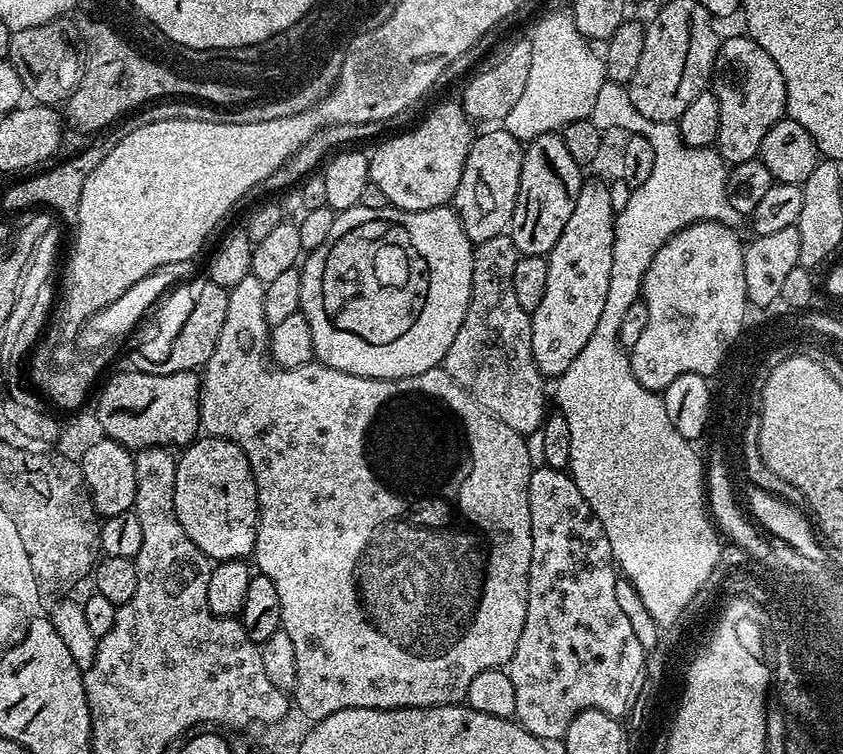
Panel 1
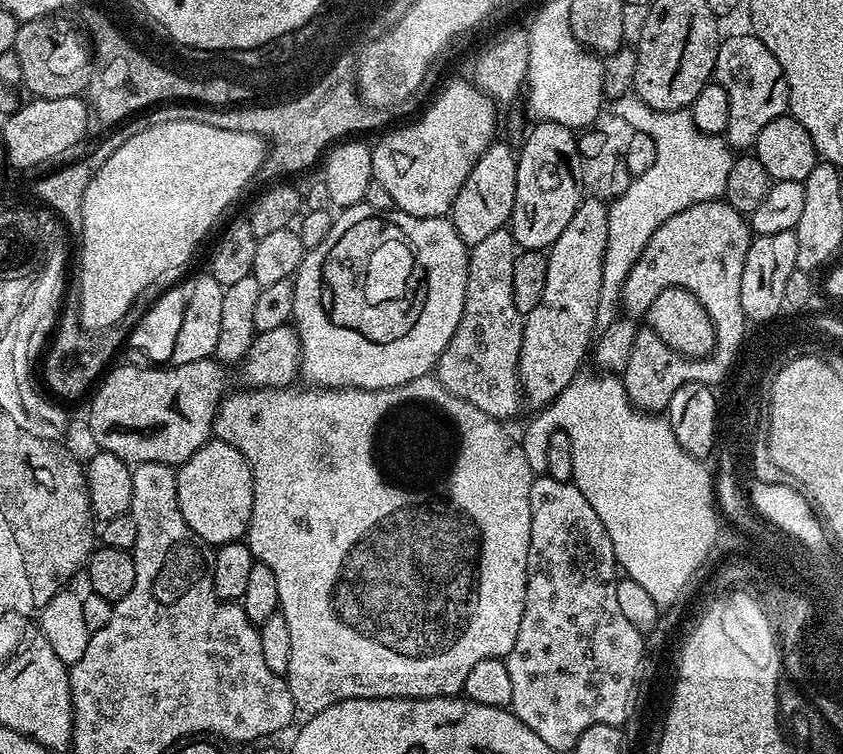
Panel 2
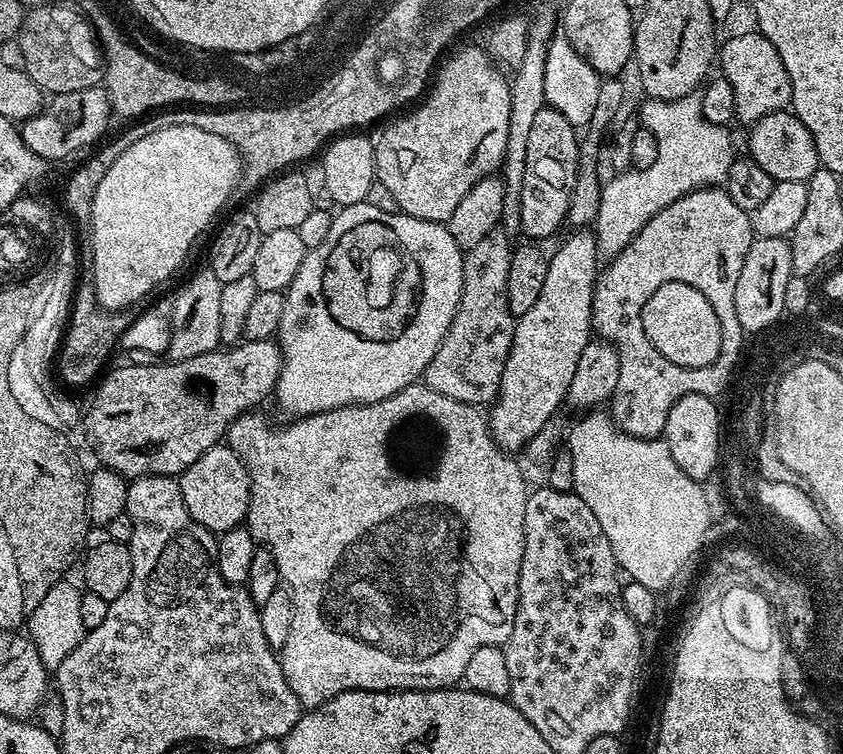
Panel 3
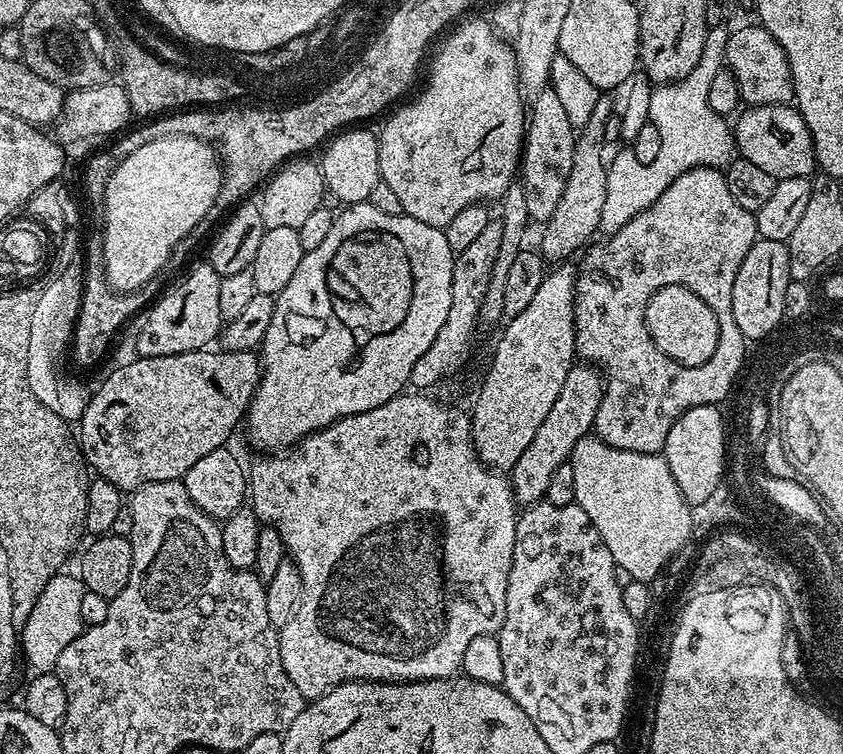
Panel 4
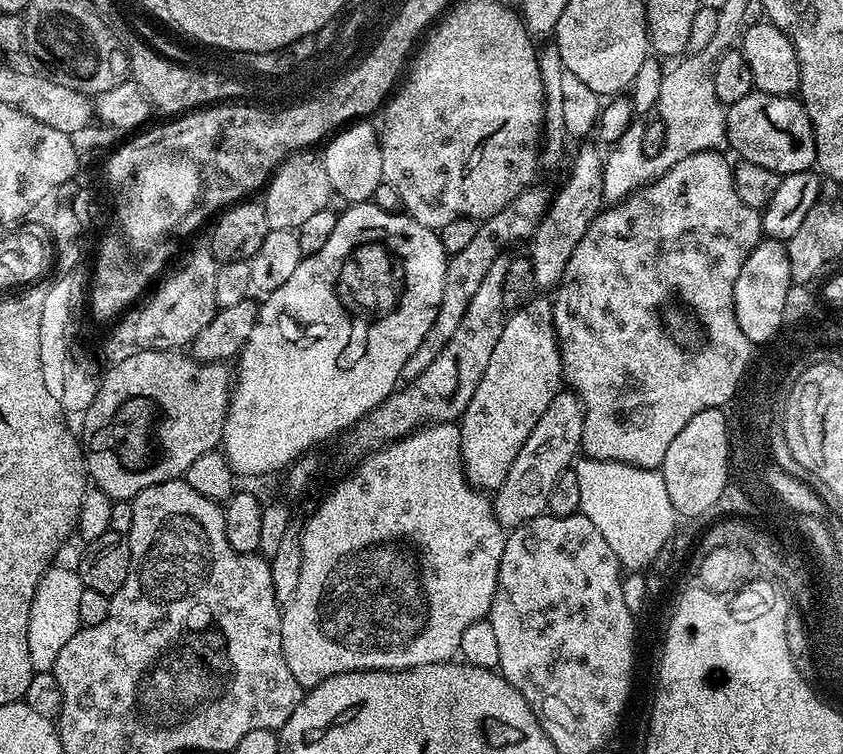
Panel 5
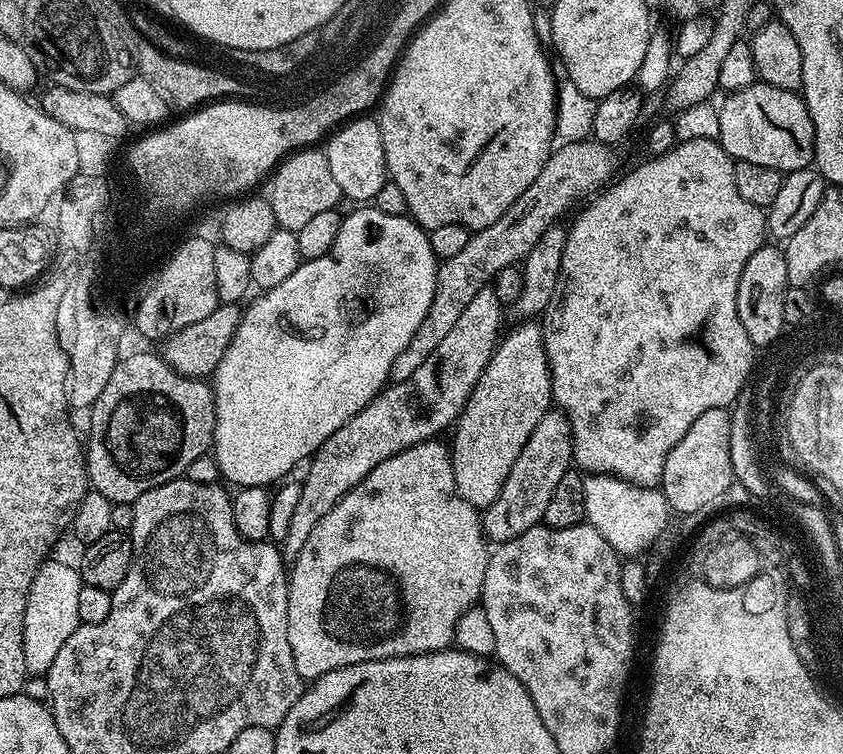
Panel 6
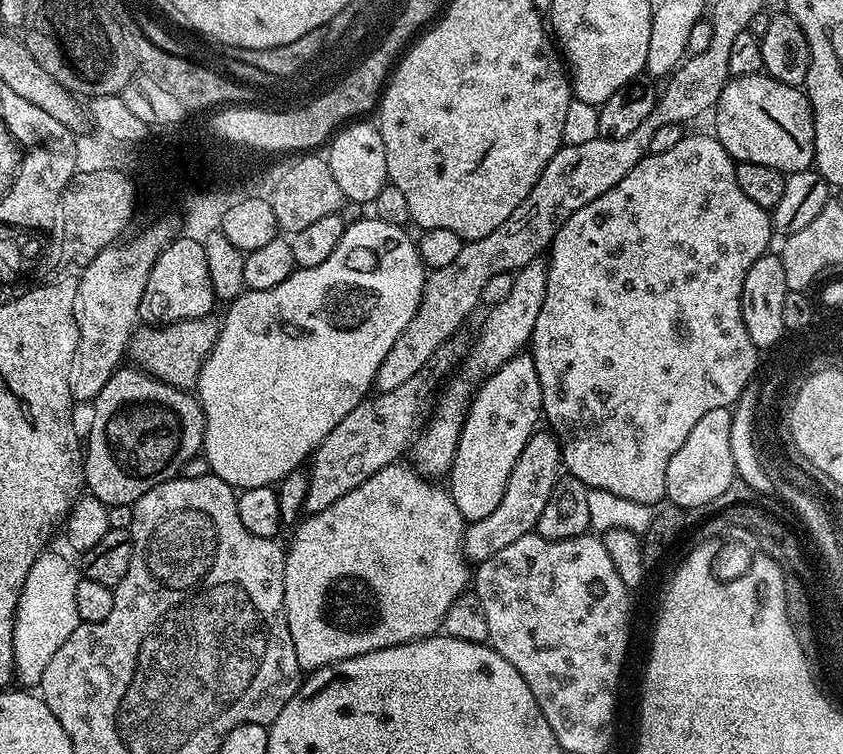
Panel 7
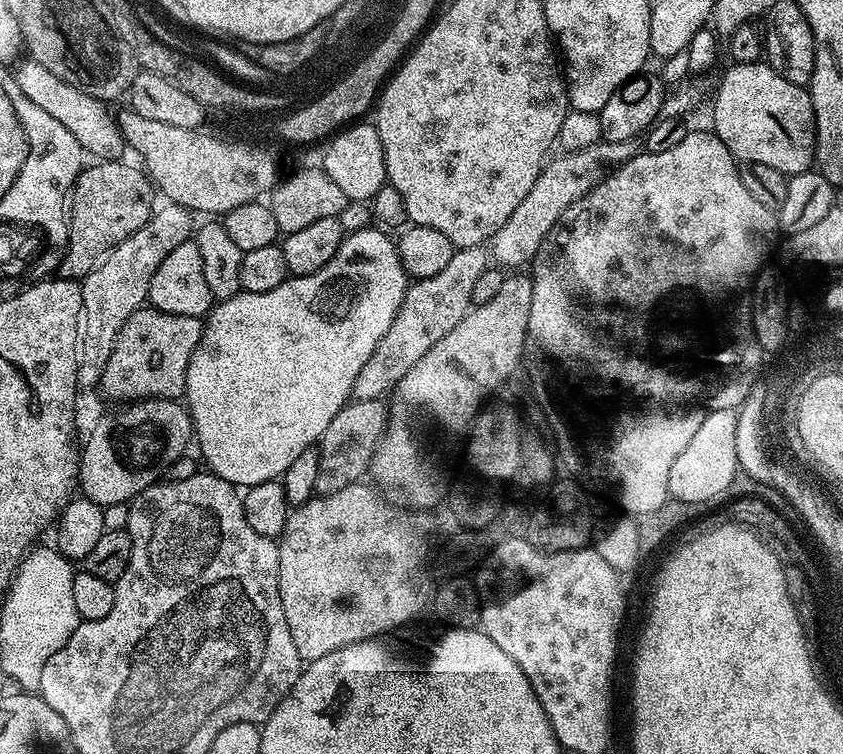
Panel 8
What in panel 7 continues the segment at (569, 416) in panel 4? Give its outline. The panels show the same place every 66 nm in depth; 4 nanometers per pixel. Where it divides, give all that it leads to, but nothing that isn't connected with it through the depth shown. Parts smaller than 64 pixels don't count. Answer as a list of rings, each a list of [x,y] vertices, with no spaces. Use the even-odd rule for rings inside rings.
[[[537,430],[532,433],[526,446],[510,472],[506,491],[497,509],[482,519],[469,523],[465,527],[465,559],[477,564],[498,554],[505,546],[516,542],[518,538],[529,535],[537,524],[543,507],[552,496],[553,487],[560,476],[562,461],[560,459],[560,443],[555,435],[548,430]]]

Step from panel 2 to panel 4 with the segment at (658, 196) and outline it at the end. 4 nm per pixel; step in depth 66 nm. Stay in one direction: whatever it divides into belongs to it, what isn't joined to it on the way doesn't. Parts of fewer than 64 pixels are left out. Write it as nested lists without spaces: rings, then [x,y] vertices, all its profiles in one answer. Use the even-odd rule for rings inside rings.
[[[721,26],[709,28],[706,46],[702,50],[702,58],[698,58],[698,66],[686,74],[686,78],[675,80],[672,84],[661,84],[653,87],[650,98],[649,121],[658,126],[658,134],[662,137],[662,150],[654,162],[643,164],[634,158],[630,150],[620,152],[611,157],[606,178],[606,203],[602,206],[602,222],[600,232],[611,234],[622,230],[630,218],[637,216],[656,201],[658,194],[674,182],[686,170],[691,168],[727,169],[737,155],[734,128],[725,117],[710,110],[708,95],[710,81],[720,68],[725,67],[724,51],[728,41],[729,29]]]

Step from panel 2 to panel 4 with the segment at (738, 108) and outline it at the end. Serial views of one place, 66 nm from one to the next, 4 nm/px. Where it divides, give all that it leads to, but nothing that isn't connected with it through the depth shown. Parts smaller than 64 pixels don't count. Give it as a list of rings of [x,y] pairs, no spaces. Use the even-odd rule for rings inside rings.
[[[753,22],[741,28],[733,27],[728,33],[724,59],[738,82],[740,99],[745,105],[793,103],[796,91],[792,85],[790,62],[774,34],[767,32],[763,24]]]

